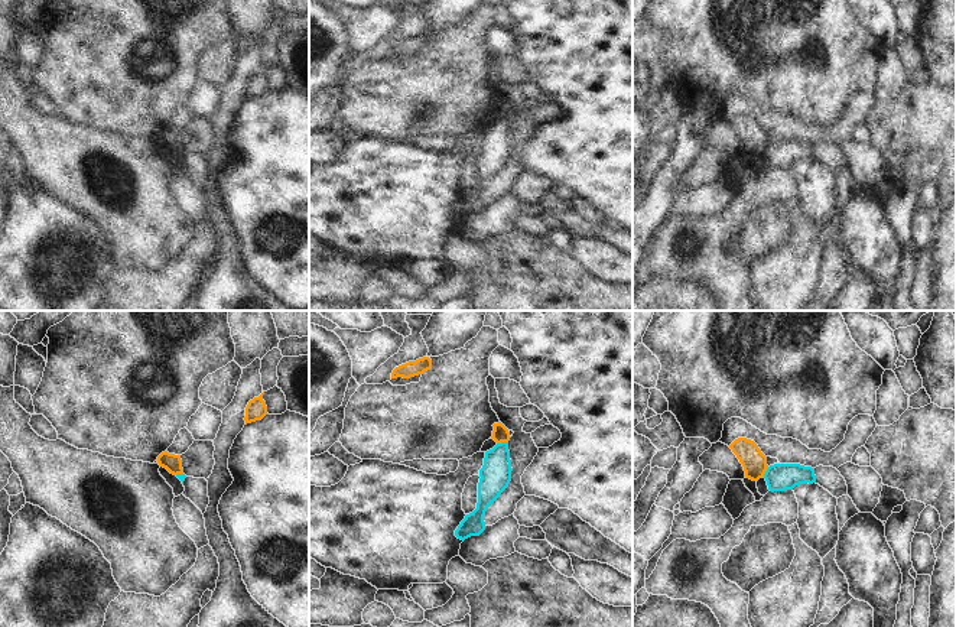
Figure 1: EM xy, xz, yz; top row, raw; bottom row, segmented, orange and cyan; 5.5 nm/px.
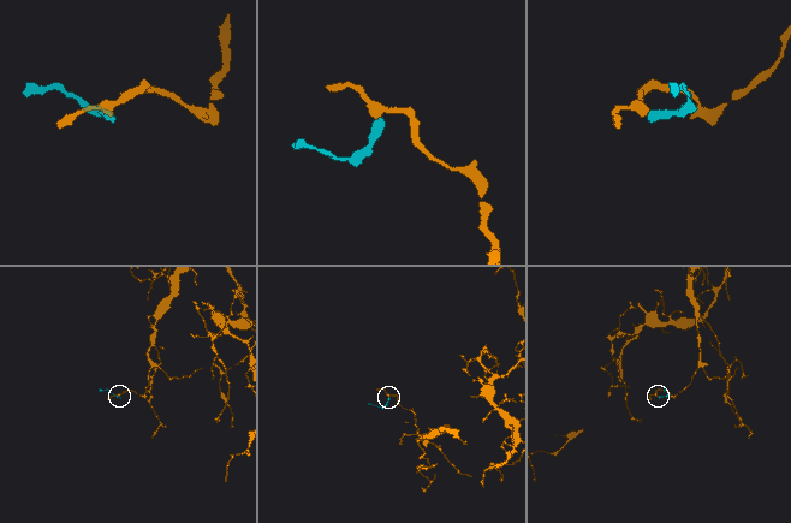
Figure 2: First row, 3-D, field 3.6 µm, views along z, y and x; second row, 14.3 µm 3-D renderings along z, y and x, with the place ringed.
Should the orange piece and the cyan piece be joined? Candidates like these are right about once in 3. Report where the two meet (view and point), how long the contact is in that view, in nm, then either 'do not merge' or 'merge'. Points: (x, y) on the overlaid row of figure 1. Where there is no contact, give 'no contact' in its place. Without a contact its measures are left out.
xz (501, 441) | 70 nm | do not merge

